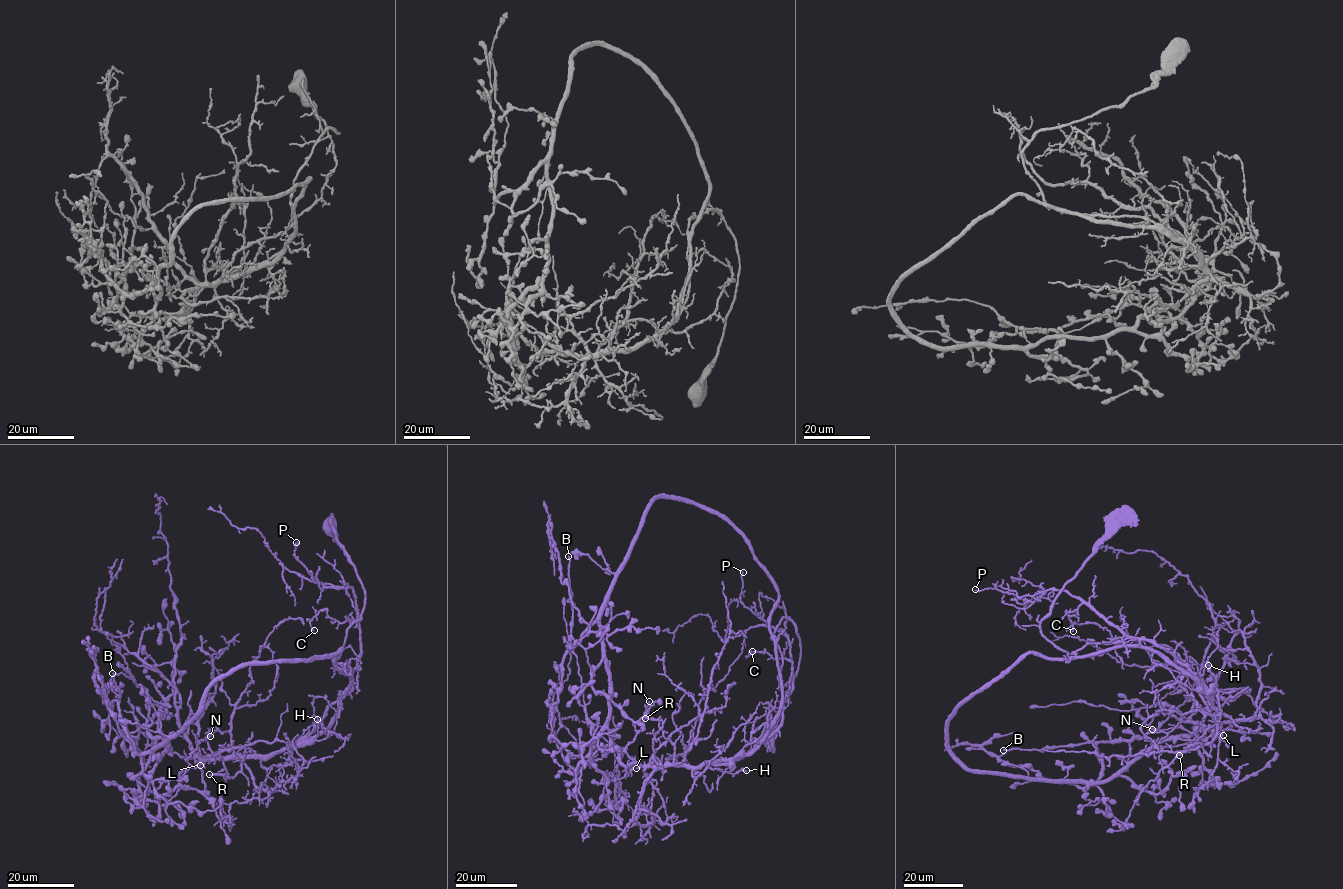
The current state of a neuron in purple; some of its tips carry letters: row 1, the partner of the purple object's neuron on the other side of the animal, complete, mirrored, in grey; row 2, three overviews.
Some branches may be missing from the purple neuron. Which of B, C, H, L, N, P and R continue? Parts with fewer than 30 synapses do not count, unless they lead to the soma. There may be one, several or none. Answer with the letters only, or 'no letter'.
B

